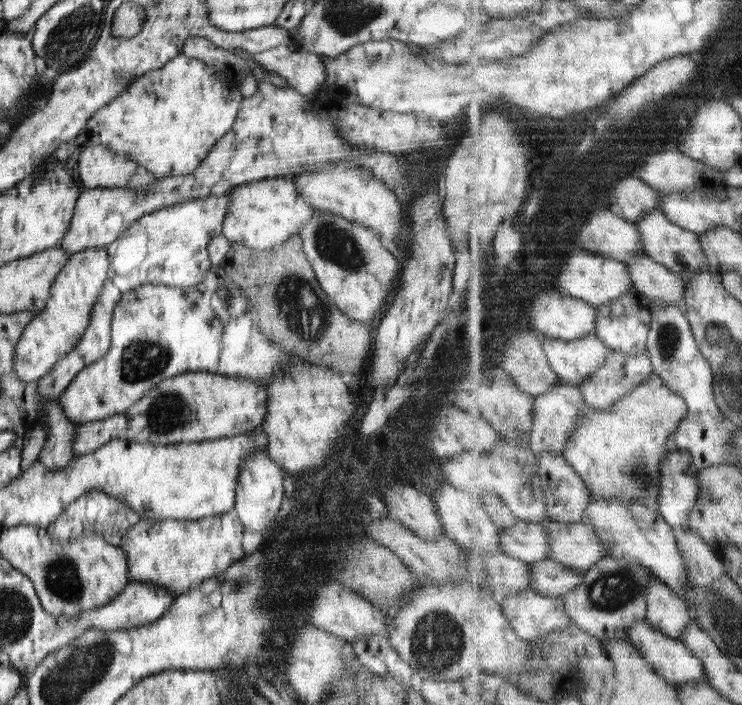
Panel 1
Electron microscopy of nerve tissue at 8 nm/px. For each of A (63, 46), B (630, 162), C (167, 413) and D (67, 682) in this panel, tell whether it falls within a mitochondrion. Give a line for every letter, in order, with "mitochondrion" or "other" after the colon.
A: mitochondrion
B: mitochondrion
C: mitochondrion
D: mitochondrion

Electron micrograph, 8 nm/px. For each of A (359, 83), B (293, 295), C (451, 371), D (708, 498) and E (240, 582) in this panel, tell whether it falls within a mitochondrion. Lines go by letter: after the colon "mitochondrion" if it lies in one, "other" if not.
A: other
B: mitochondrion
C: mitochondrion
D: mitochondrion
E: mitochondrion

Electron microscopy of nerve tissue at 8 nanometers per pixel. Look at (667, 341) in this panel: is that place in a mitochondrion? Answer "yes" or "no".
yes

